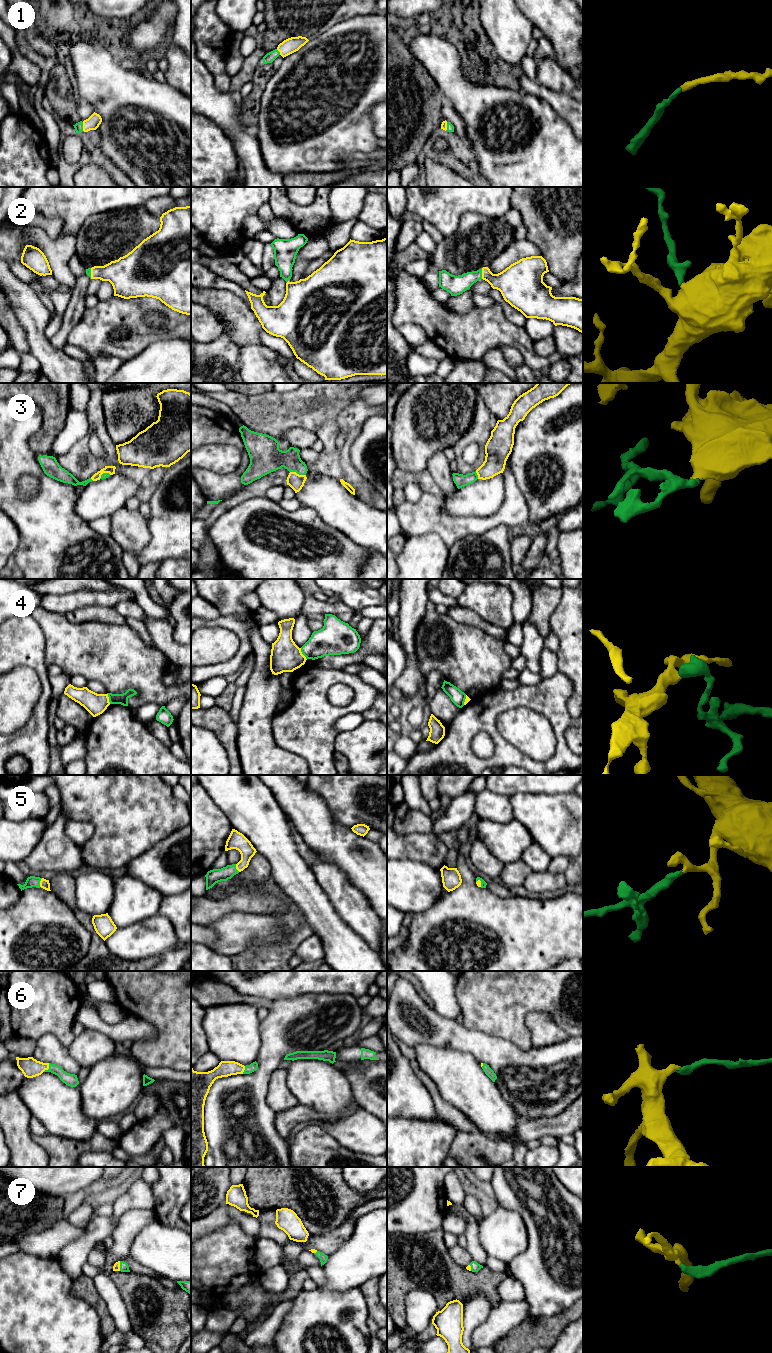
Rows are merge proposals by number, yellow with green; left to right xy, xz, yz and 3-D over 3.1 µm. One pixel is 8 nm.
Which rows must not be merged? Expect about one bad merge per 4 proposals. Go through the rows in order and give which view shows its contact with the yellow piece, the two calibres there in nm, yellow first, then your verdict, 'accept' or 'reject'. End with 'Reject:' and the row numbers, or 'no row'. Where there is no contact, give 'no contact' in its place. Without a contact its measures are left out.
1: meets yellow in xy; 110 nm thick on the yellow side, 70 nm on the other; accept
2: meets yellow in yz; 240 nm thick on the yellow side, 160 nm on the other; accept
3: meets yellow in xz; 120 nm thick on the yellow side, 220 nm on the other; accept
4: meets yellow in xz; 240 nm thick on the yellow side, 240 nm on the other; reject
5: meets yellow in xy; 70 nm thick on the yellow side, 90 nm on the other; accept
6: meets yellow in xy; 160 nm thick on the yellow side, 100 nm on the other; accept
7: meets yellow in xy; 60 nm thick on the yellow side, 70 nm on the other; accept
Reject: 4

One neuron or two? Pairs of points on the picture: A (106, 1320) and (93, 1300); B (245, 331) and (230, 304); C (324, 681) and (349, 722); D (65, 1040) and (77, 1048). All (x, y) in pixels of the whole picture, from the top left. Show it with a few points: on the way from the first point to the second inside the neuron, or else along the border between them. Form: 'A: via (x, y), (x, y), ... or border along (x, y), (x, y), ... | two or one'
A: via (104, 1315), (98, 1305) | one
B: via (241, 324), (232, 311) | one
C: border along (361, 712), (343, 715), (336, 722), (335, 729) | two
D: border along (76, 1036), (67, 1047) | two

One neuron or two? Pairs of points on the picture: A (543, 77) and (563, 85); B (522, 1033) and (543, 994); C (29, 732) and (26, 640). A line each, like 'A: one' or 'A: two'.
A: one
B: one
C: one

